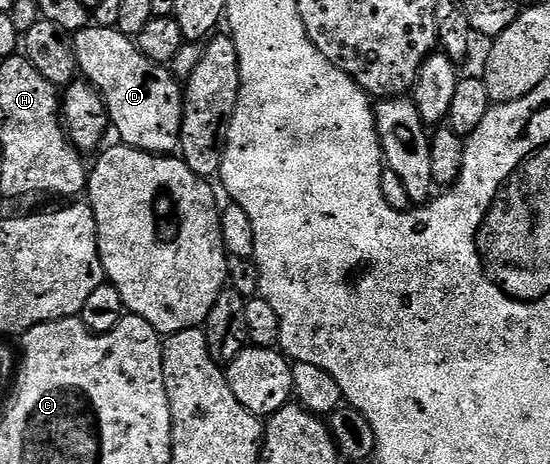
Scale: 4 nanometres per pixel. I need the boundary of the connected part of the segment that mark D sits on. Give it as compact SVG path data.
M90 23L87 28L72 34L72 39L80 76L100 92L108 109L112 132L115 131L121 136L118 137L120 144L130 145L133 149L142 149L148 153L176 154L181 144L185 95L182 82L173 74L172 68L147 59L147 55L137 46L136 40L120 33L116 27L105 29L101 25Z

